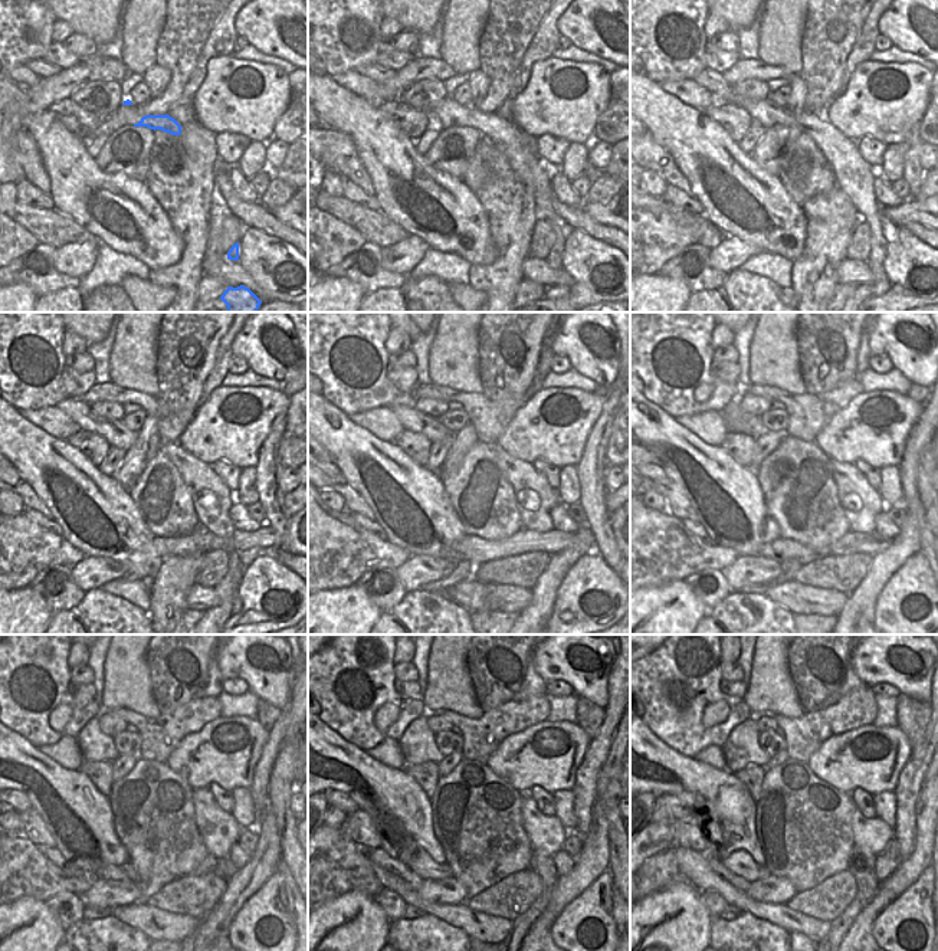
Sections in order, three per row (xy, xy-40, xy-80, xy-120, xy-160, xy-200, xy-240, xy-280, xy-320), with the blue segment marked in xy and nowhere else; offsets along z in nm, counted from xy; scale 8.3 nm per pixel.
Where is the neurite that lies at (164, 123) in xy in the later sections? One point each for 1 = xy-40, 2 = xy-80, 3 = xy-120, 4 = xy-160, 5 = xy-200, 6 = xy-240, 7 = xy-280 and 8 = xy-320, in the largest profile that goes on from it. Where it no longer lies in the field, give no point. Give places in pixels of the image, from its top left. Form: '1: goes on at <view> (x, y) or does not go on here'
1: goes on at xy-40 (530, 169)
2: goes on at xy-80 (853, 174)
3: goes on at xy-120 (212, 499)
4: goes on at xy-160 (534, 498)
5: goes on at xy-200 (859, 501)
6: goes on at xy-240 (220, 830)
7: goes on at xy-280 (545, 833)
8: goes on at xy-320 (872, 833)

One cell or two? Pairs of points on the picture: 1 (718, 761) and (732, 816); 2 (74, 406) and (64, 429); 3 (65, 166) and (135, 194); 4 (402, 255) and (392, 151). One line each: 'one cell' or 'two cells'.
1: two cells
2: two cells
3: one cell
4: two cells

